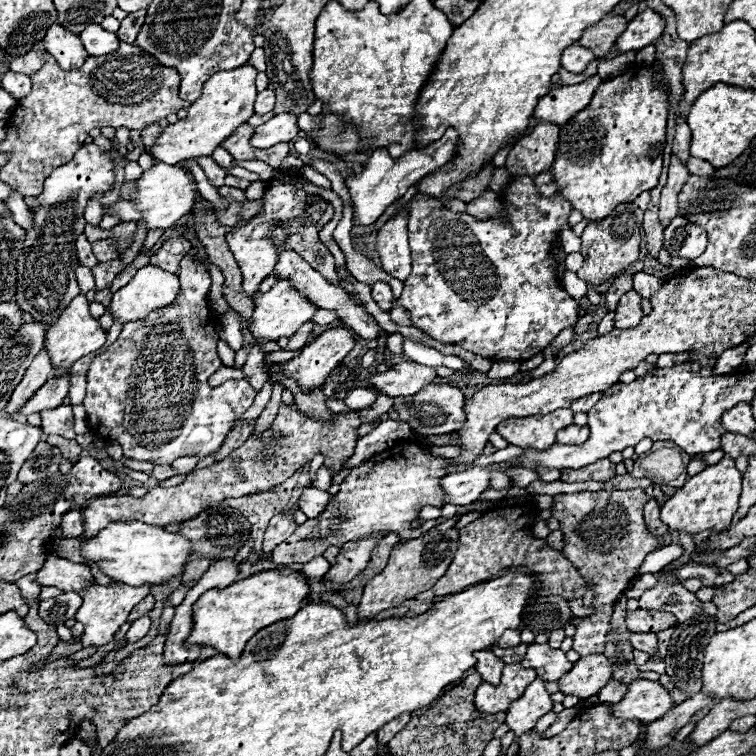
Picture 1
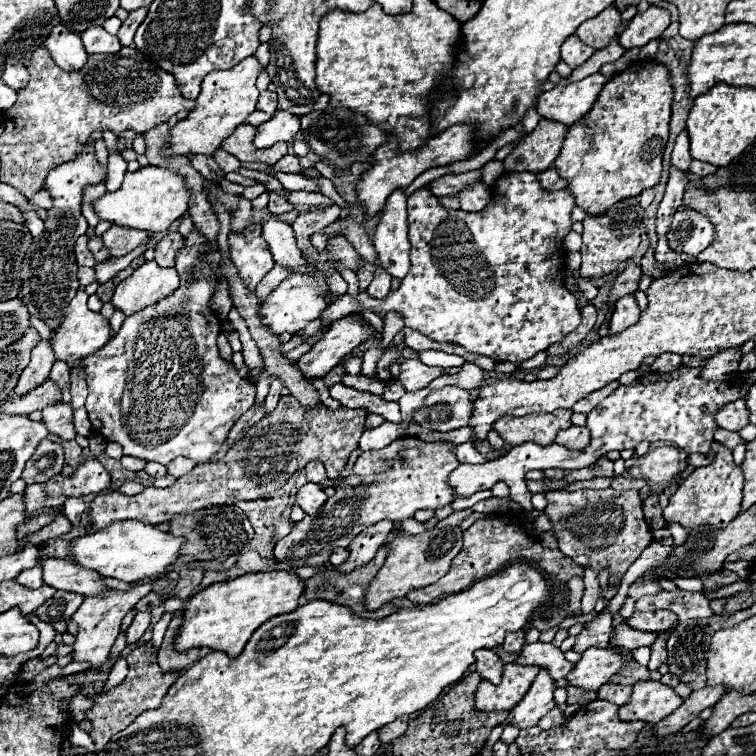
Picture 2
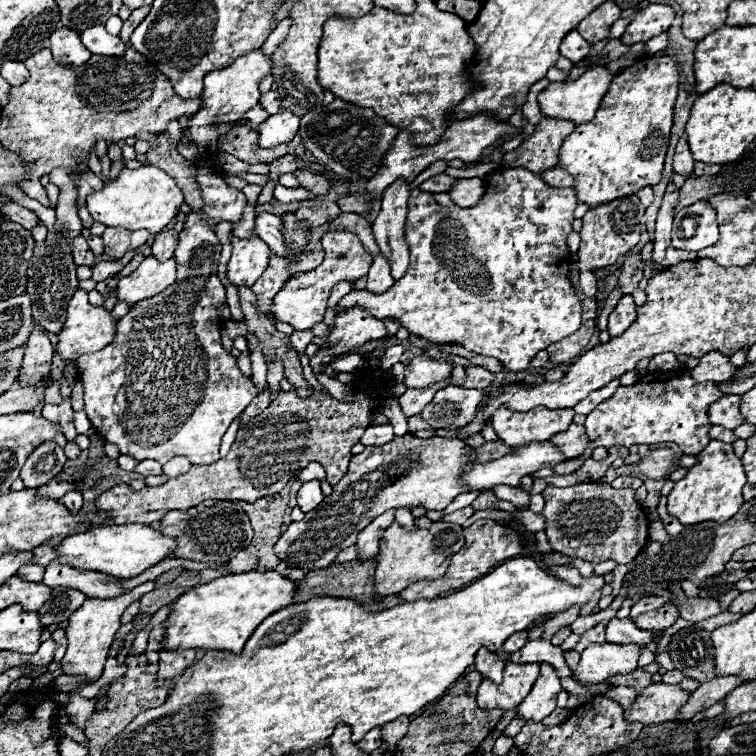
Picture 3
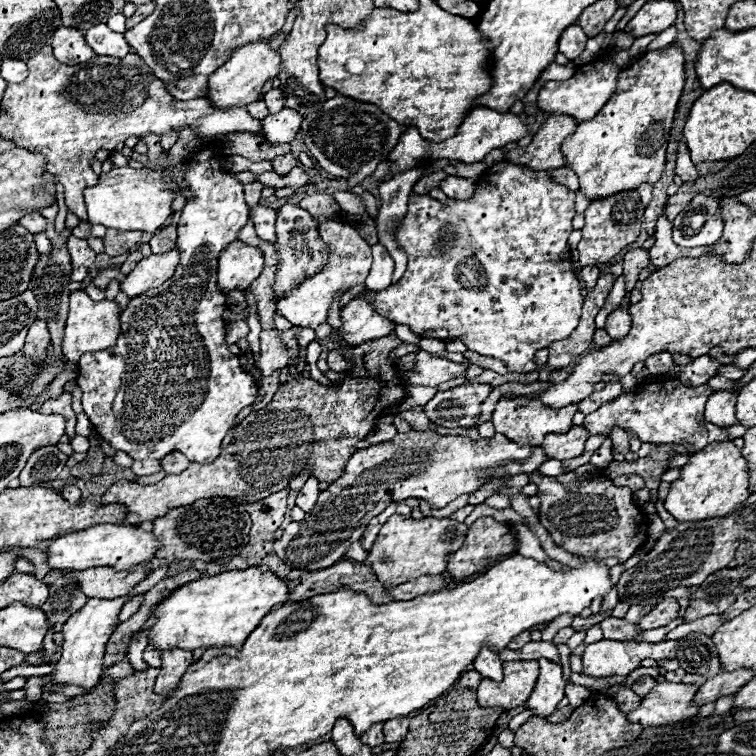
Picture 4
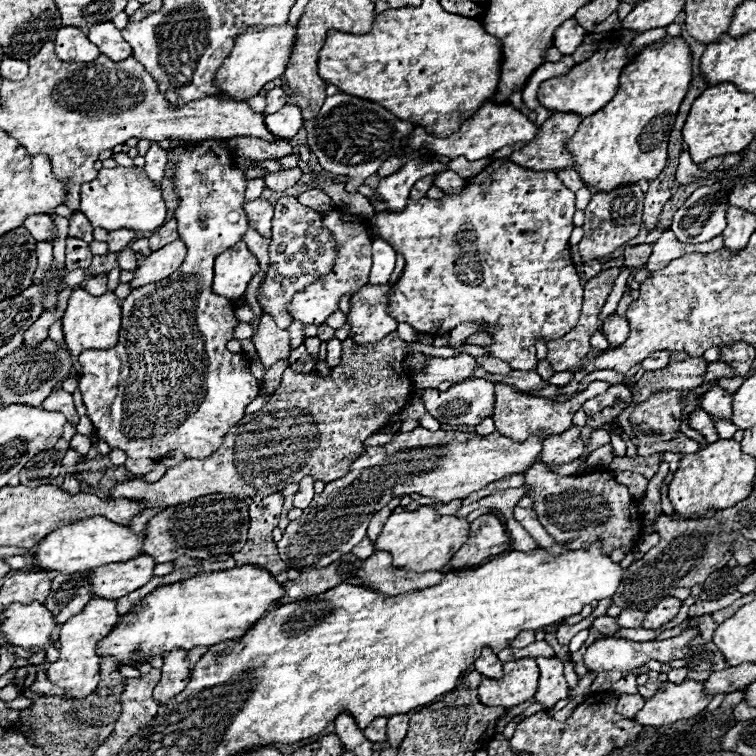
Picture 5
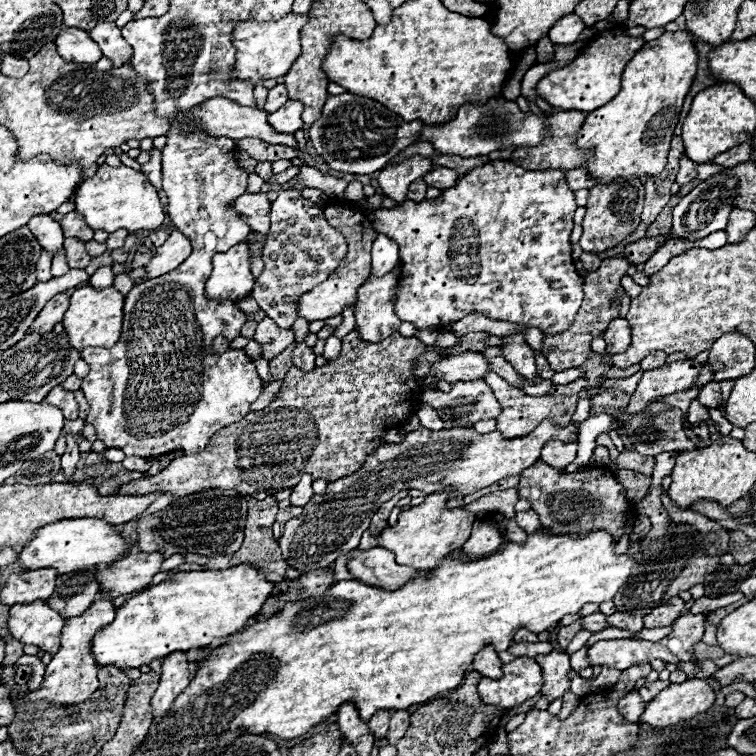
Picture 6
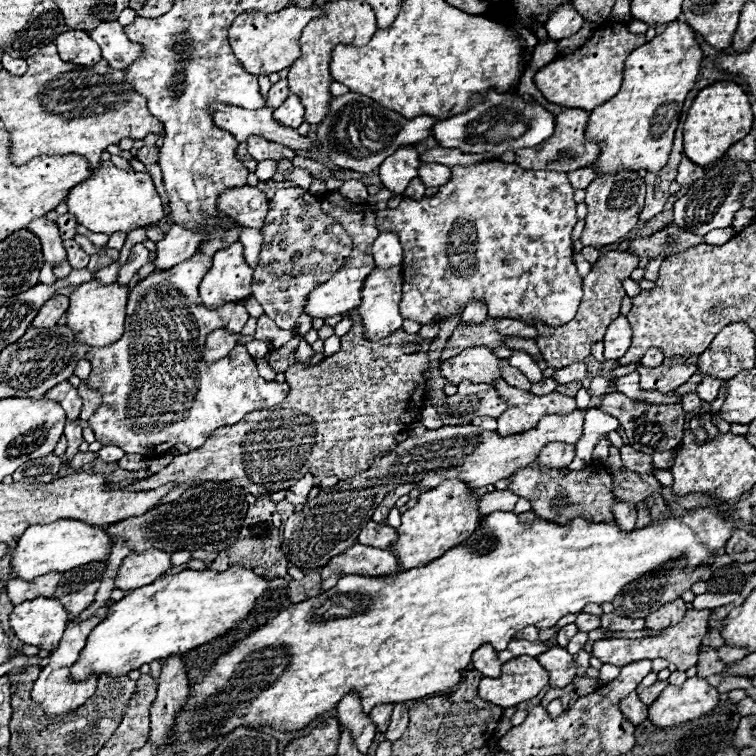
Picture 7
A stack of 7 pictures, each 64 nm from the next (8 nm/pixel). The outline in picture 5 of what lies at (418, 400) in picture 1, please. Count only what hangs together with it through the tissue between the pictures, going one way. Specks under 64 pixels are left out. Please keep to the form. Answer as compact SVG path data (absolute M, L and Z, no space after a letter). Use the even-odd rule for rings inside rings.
M476 378L464 380L440 392L436 388L428 388L422 394L426 410L440 422L440 424L464 424L476 426L484 418L494 414L494 384Z

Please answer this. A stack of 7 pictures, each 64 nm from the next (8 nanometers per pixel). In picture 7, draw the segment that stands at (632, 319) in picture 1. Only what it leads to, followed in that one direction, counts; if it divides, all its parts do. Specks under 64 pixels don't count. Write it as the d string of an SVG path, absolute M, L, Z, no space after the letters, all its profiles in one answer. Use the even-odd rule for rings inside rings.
M624 316L616 318L608 330L606 330L606 336L604 336L604 358L606 360L616 360L616 358L622 358L630 346L630 340L632 340L632 330L628 326L628 320Z

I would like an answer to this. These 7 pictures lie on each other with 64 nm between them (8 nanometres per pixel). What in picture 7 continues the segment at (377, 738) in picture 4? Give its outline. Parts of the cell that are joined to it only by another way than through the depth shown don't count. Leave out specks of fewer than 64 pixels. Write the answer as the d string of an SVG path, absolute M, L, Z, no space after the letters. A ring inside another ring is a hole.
M378 704L378 706L372 708L370 718L374 720L374 724L376 724L376 728L380 732L386 732L388 722L390 722L390 714L392 714L392 708L394 708L394 704Z

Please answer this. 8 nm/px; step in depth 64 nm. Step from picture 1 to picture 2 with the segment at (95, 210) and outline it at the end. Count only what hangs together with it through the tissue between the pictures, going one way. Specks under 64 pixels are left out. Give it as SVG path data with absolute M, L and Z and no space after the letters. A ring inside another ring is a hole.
M104 182L87 186L83 192L82 216L86 218L88 226L92 226L92 228L98 224L98 216L96 216L94 210L92 210L92 202L103 196L104 192L106 192L106 184L104 184Z

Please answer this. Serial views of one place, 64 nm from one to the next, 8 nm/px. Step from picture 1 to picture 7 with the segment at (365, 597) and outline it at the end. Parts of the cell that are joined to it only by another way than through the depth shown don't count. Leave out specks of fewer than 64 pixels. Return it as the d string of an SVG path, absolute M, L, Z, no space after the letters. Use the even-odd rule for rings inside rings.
M446 480L440 486L422 492L416 506L402 514L398 540L392 544L398 550L398 562L404 568L422 566L440 558L450 548L462 544L480 522L478 502L480 496L476 496L474 490L462 480Z

